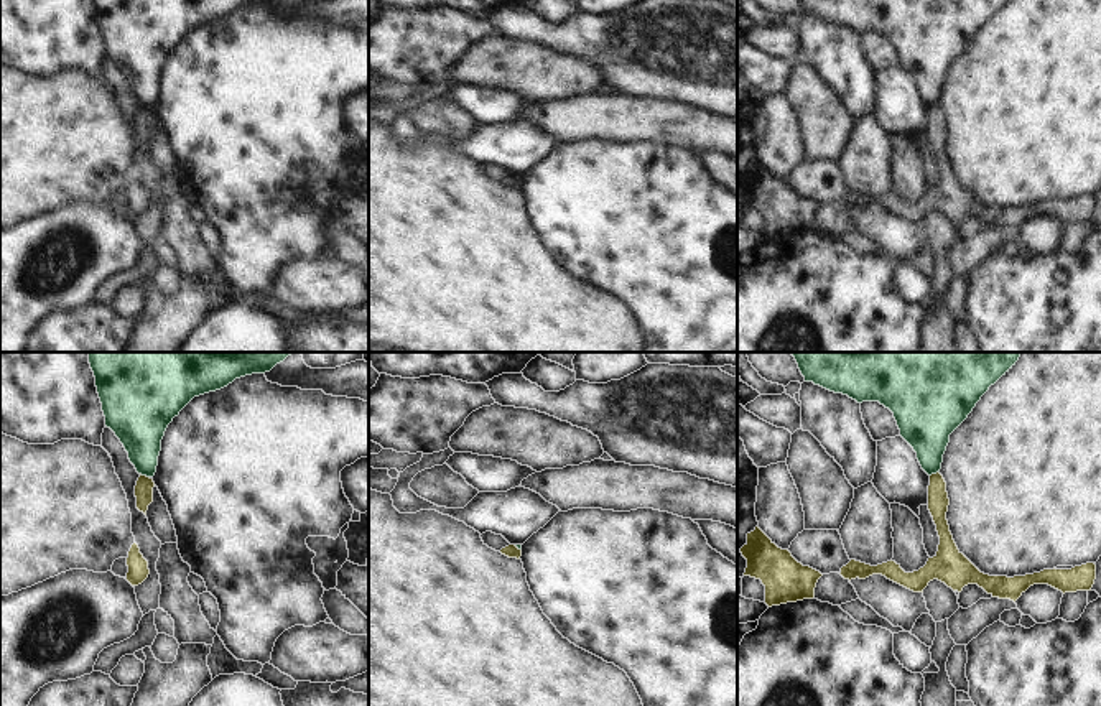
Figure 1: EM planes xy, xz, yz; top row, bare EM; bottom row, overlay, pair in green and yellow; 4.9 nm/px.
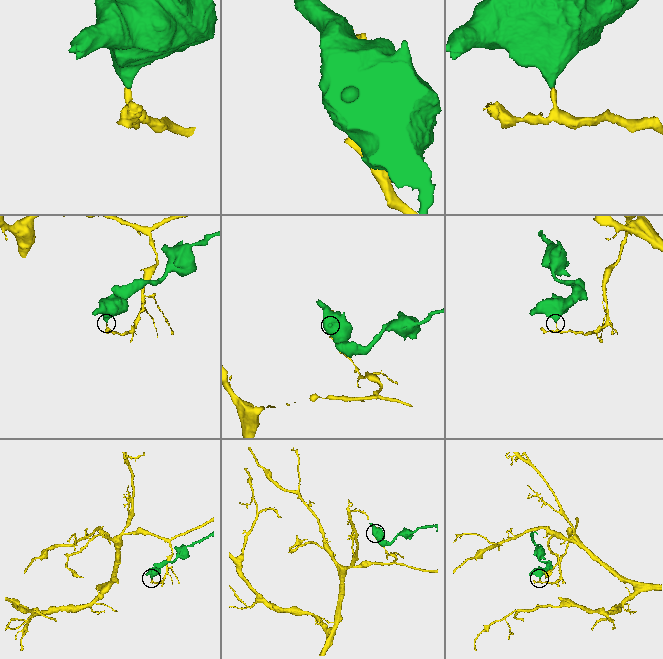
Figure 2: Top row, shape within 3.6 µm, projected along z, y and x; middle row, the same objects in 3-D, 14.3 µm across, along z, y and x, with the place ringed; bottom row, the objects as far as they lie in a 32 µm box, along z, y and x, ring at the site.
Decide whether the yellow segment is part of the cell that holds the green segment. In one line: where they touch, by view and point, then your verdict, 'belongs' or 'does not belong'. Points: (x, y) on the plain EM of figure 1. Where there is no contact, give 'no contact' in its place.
xy (145, 106) | does not belong

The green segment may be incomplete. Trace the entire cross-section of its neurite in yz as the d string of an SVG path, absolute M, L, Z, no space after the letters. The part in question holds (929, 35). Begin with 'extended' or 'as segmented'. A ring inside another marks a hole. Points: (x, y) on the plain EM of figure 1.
as segmented; M800 0L805 13L848 26L857 35L879 33L894 44L900 67L913 79L922 100L940 104L950 66L1009 0Z

